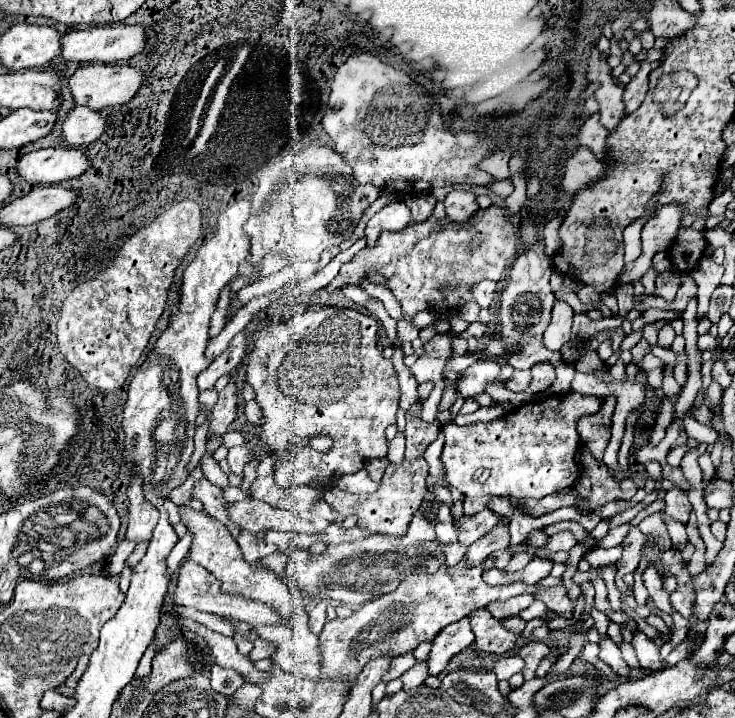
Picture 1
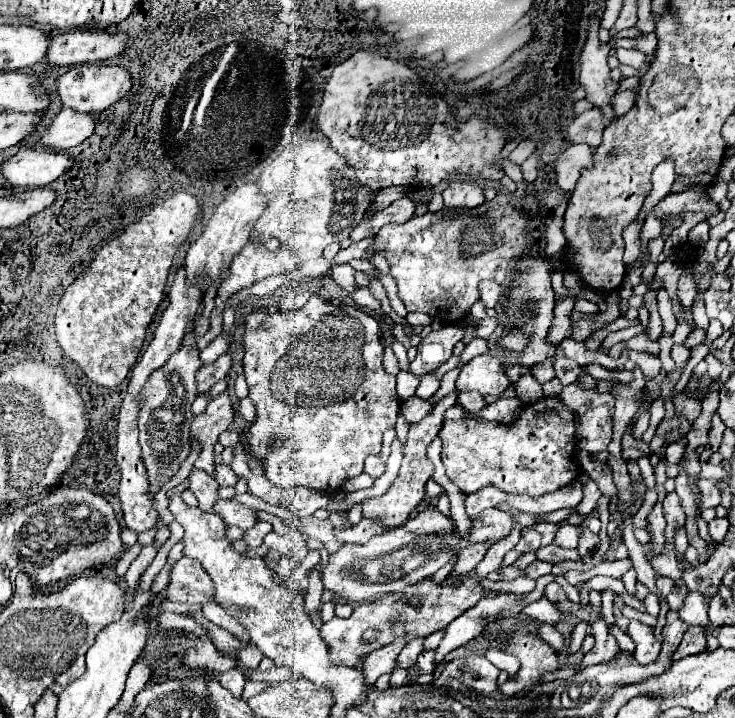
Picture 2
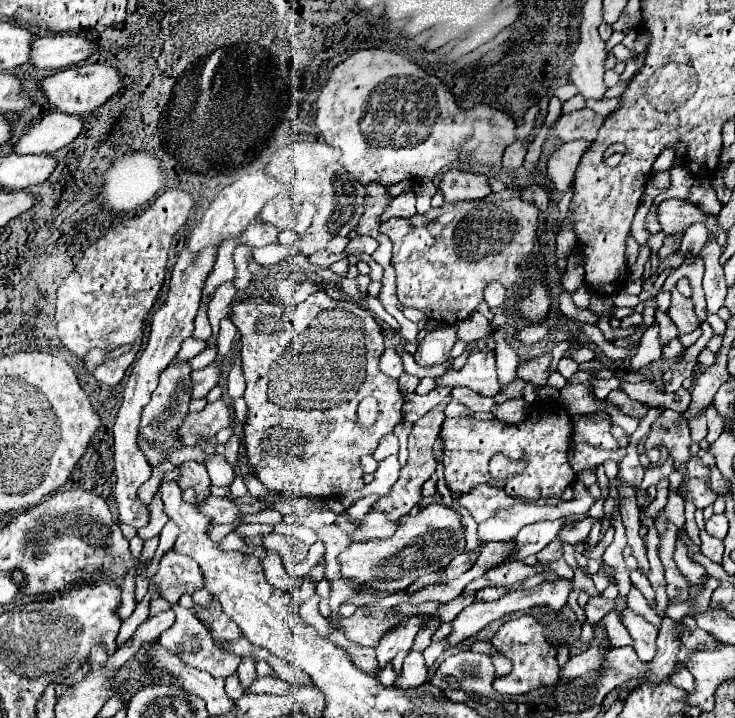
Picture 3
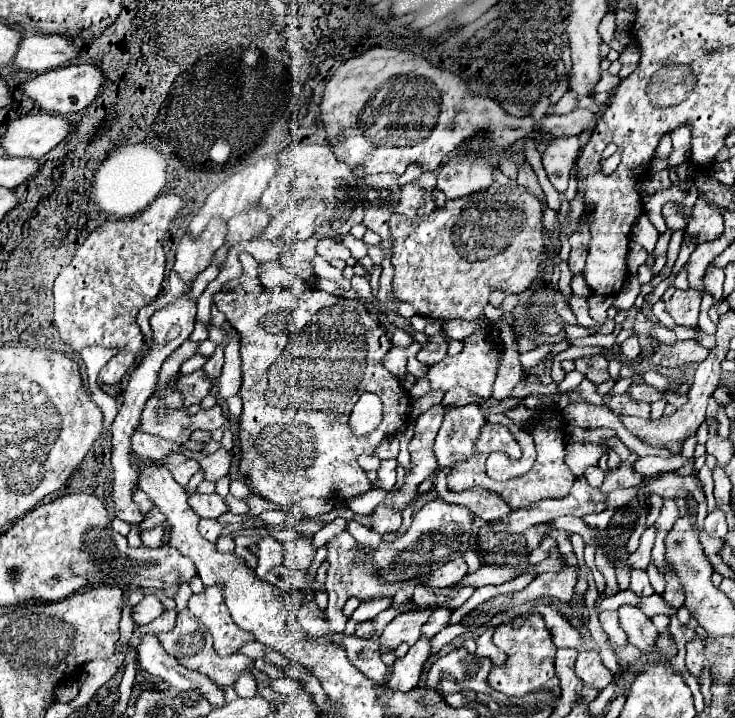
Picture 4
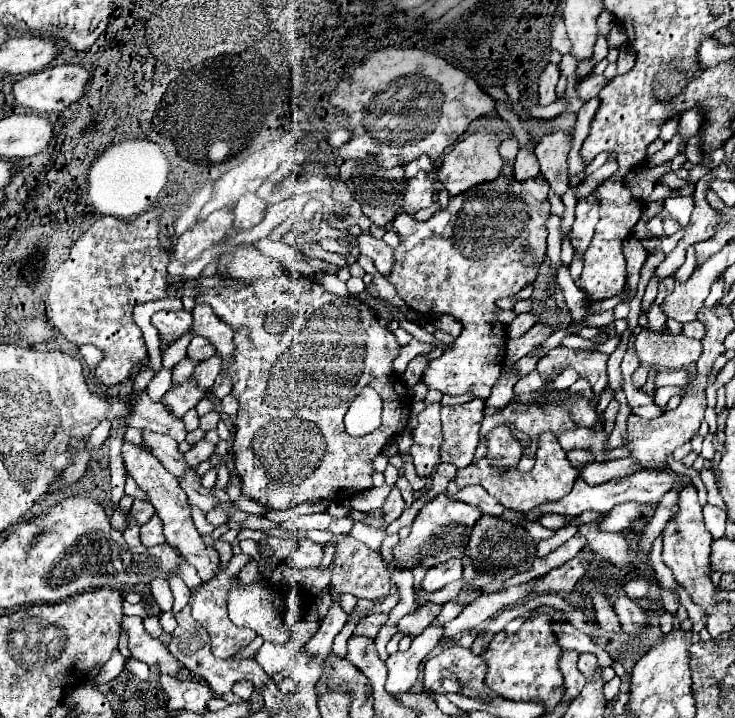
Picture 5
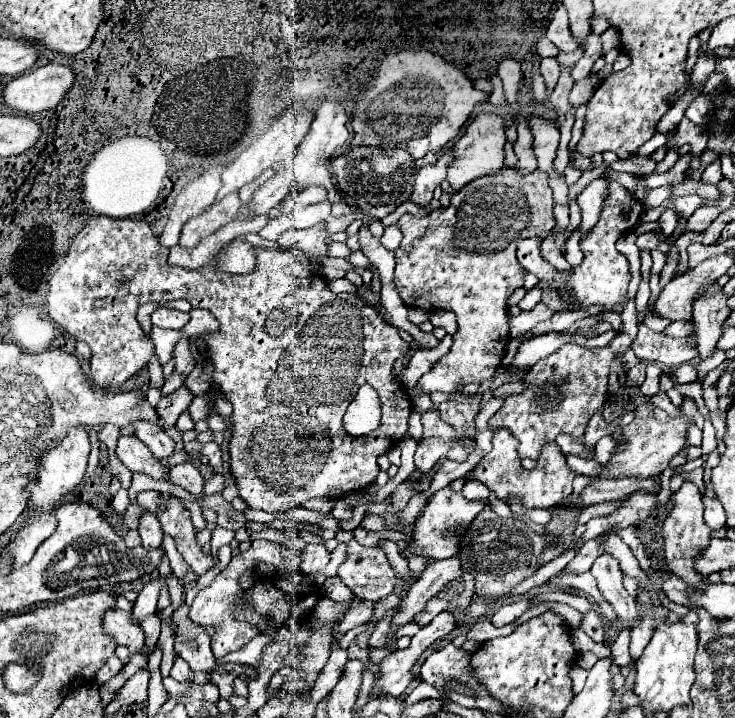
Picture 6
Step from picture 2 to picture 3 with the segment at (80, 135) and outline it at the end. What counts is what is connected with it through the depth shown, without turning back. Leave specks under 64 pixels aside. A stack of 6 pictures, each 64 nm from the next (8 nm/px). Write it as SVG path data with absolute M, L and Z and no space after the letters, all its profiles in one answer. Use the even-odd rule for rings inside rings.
M48 112L16 142L16 154L50 154L74 142L84 130L84 120L66 112Z

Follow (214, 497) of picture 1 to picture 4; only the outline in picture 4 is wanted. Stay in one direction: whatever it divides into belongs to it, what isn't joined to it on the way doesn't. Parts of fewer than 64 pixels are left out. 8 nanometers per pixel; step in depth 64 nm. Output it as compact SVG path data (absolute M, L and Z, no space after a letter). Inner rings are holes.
M170 454L170 456L166 456L166 466L168 466L168 470L172 472L174 480L176 480L182 488L186 488L186 484L190 482L190 478L192 478L196 472L200 472L200 464L198 464L196 460L192 460L192 458L182 456L182 454Z

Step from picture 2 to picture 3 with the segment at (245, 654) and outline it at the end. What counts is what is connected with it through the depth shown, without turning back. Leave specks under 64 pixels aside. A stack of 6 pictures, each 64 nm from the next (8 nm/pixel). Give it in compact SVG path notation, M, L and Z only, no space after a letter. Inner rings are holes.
M242 656L242 662L240 662L240 666L238 666L238 676L240 676L240 682L242 682L242 686L244 688L248 688L254 680L256 680L256 658L252 658L252 656Z

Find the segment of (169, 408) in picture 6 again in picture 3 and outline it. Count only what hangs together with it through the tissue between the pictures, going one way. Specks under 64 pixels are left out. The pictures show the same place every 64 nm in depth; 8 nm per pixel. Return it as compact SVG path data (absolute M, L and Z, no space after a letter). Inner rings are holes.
M214 362L202 370L194 370L192 372L192 382L194 382L192 398L206 398L210 388L214 388L220 382L220 374L222 374L222 362Z

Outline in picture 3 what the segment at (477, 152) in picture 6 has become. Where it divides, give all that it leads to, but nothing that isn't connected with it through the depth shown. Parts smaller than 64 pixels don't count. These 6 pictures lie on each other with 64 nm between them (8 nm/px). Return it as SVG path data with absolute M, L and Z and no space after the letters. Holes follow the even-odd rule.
M458 170L444 174L440 182L440 190L446 202L462 202L462 200L472 202L472 200L482 200L490 194L486 176L458 172Z

